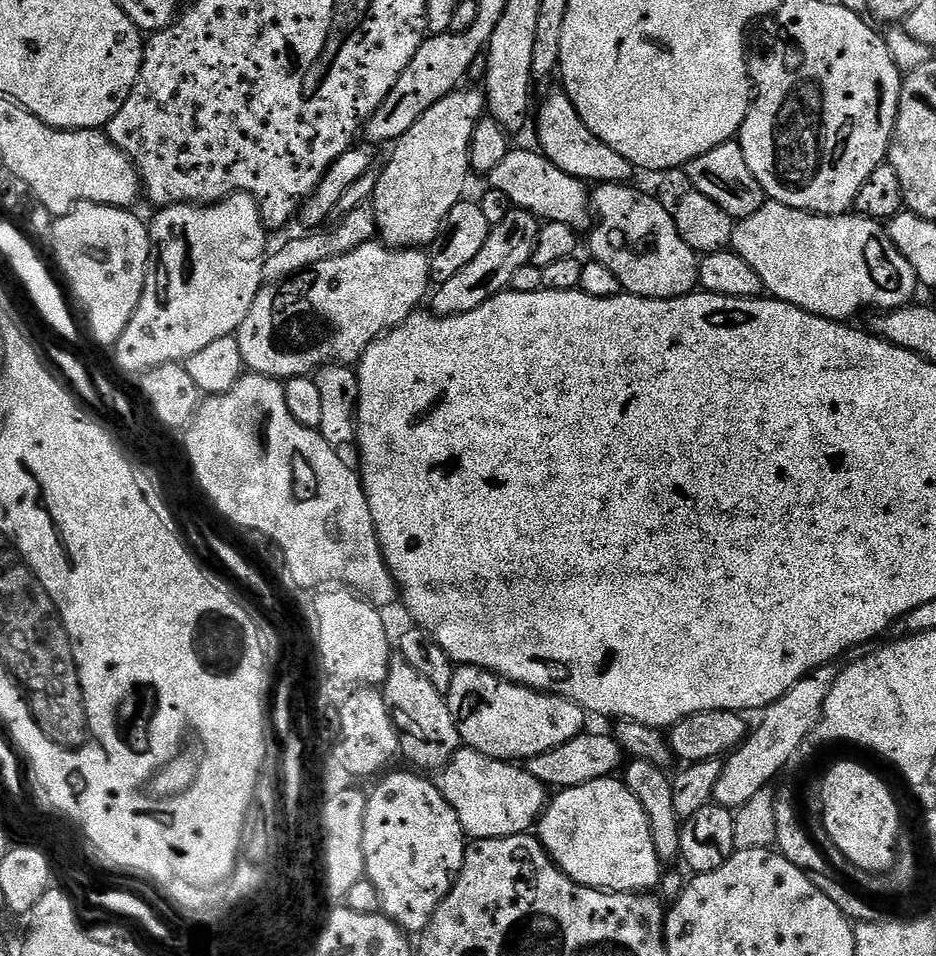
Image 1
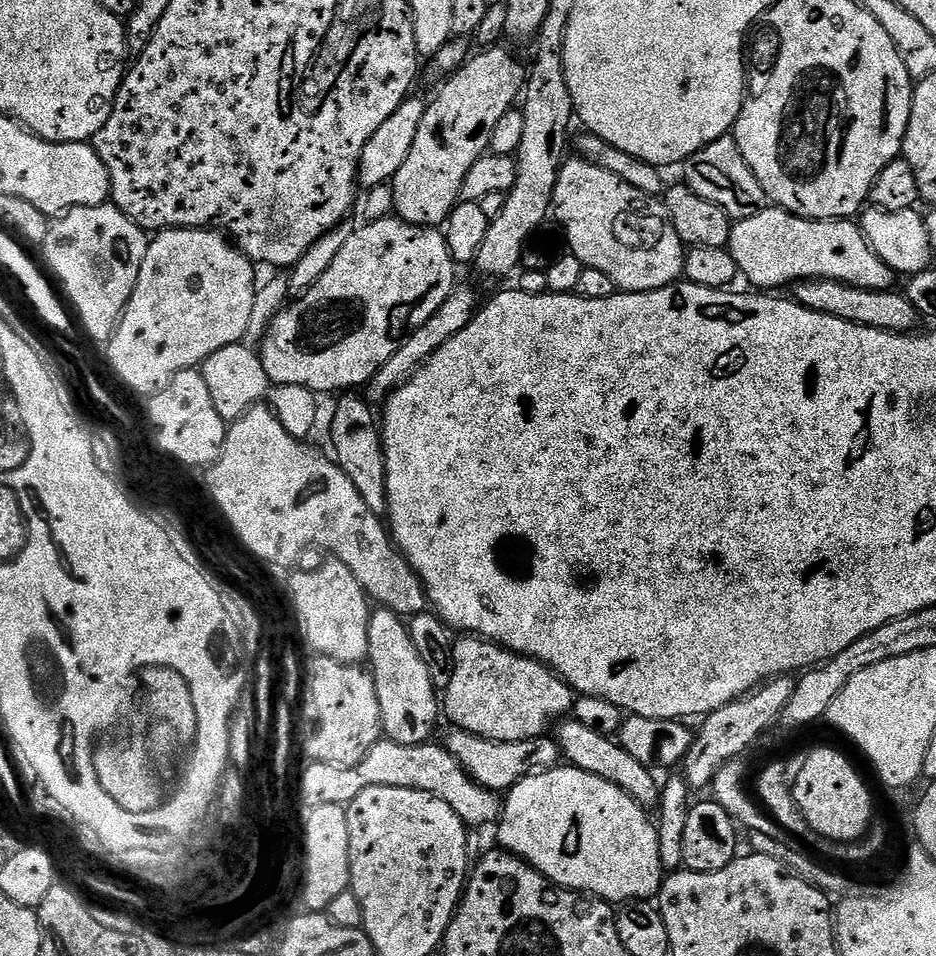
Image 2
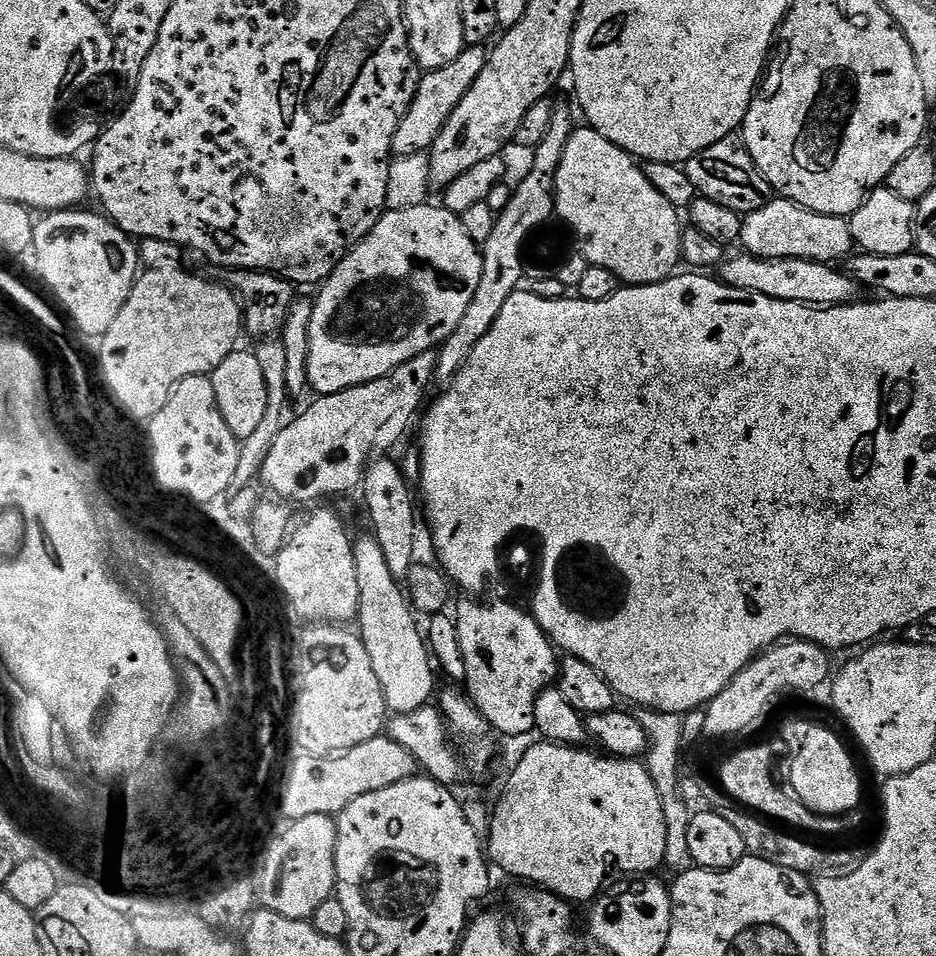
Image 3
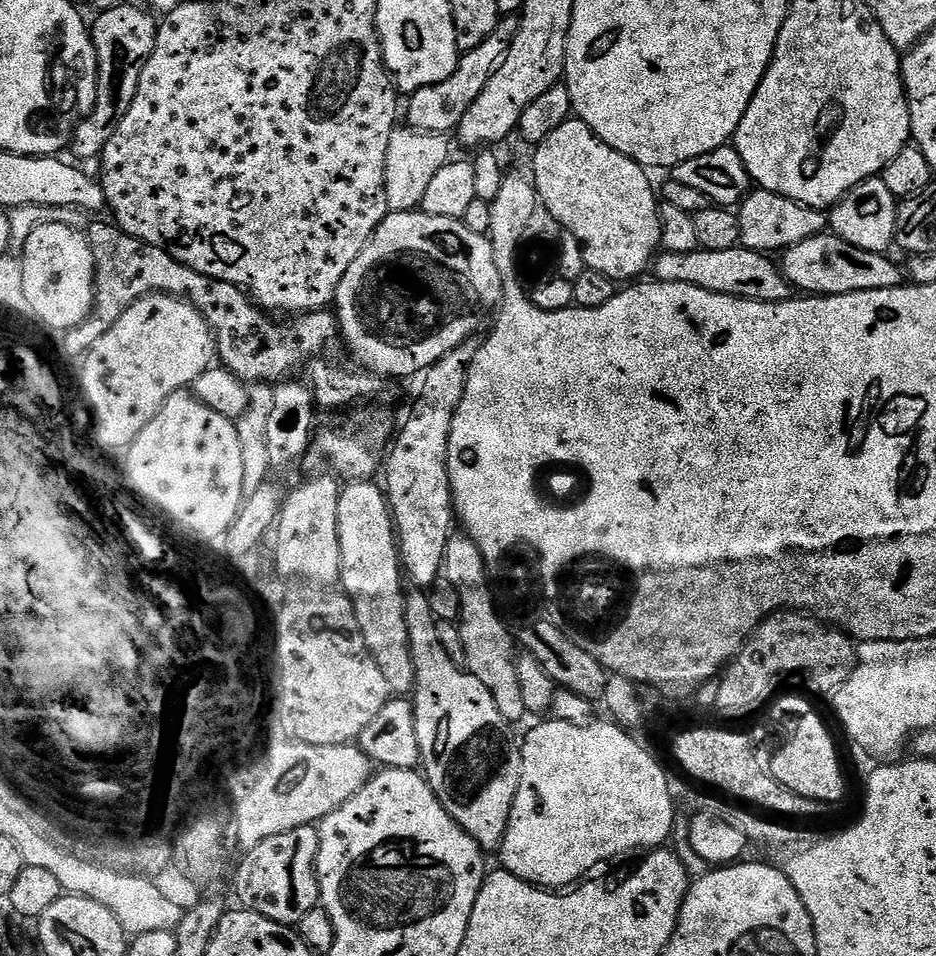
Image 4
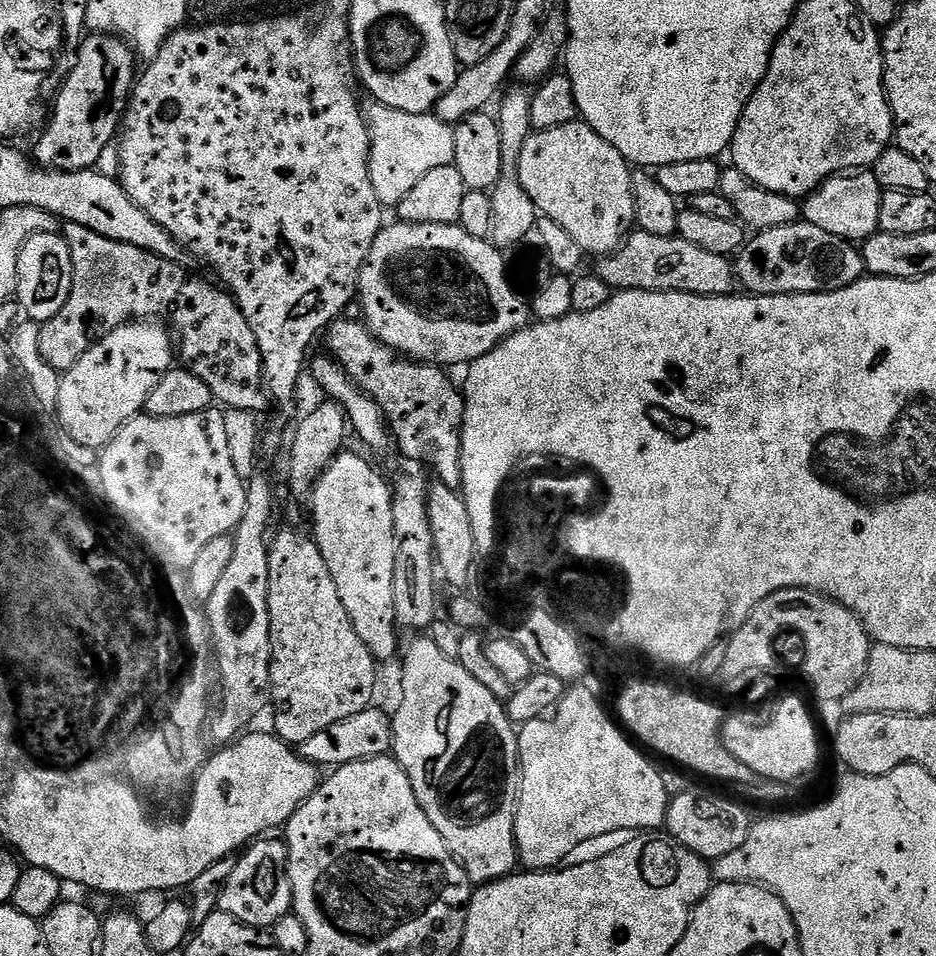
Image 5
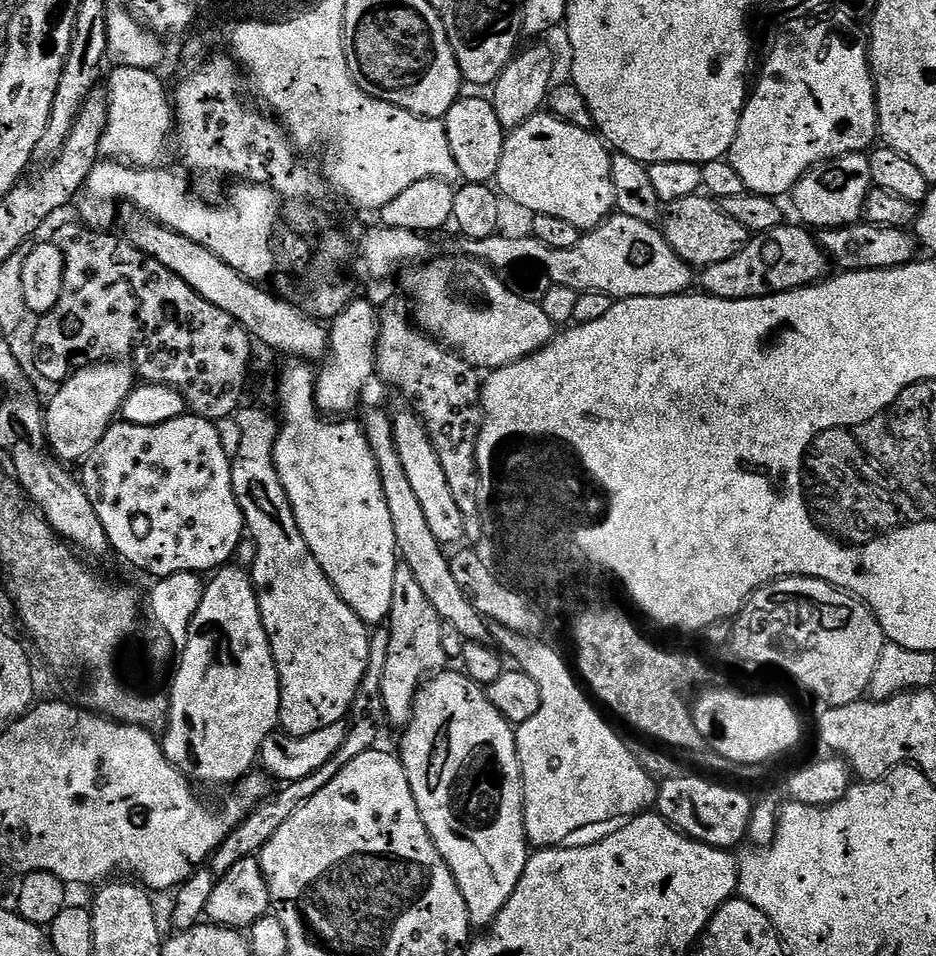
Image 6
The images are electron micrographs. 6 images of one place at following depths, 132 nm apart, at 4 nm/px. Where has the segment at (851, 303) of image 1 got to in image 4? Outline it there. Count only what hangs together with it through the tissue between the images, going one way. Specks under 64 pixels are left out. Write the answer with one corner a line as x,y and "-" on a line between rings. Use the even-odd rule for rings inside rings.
763,190
749,191
744,203
739,205
740,244
755,252
780,254
798,242
821,235
826,228
826,216
819,208
794,202
785,196

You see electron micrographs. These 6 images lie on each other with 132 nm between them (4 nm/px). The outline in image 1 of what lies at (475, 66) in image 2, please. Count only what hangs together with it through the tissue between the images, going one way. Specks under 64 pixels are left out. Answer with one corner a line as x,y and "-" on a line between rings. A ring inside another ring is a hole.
457,90
451,92
446,98
434,102
406,134
395,141
391,149
392,157
384,169
379,169
378,186
374,190
370,201
370,207
376,219
376,230
379,239
390,248
418,248
423,249
431,245
432,239
438,234
446,214
454,210
457,202
465,199
464,187
470,177
470,165
468,151
474,134
474,126
483,120
486,115
483,91
464,92

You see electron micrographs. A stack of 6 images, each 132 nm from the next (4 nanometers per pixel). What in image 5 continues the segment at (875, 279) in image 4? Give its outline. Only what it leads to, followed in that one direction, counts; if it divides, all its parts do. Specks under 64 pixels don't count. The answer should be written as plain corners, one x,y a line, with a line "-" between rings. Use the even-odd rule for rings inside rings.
797,222
794,224
787,224
786,226
778,226
777,228
766,228
755,233
756,236
747,241
744,247
736,253
734,257
734,267
736,269
736,279
739,287
743,289
745,293
753,296
797,296
798,294
806,294
807,292
833,292
834,290
842,290
846,286
851,284
857,284
860,280
865,279
866,269
864,266
864,257
861,249
857,247
853,241
843,240
838,238
834,234
826,234
826,230
818,230
818,226
810,226
803,222

